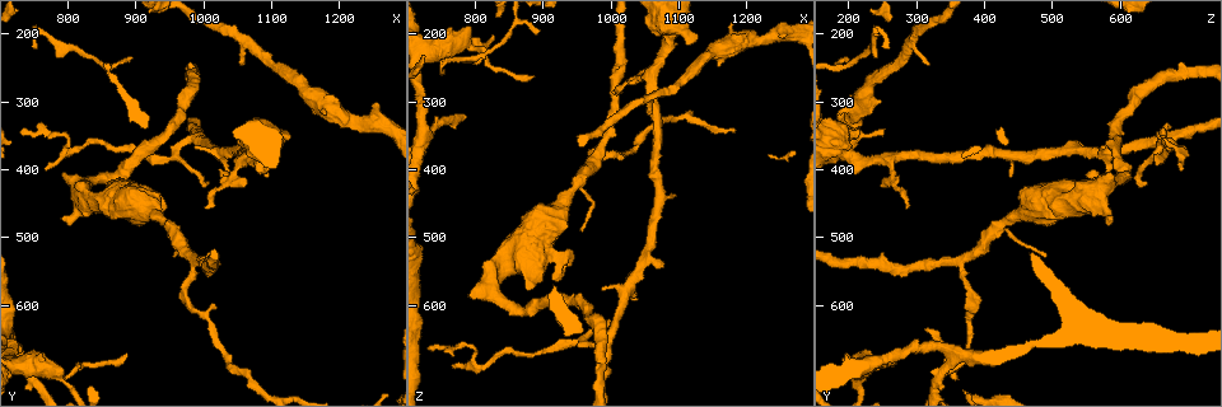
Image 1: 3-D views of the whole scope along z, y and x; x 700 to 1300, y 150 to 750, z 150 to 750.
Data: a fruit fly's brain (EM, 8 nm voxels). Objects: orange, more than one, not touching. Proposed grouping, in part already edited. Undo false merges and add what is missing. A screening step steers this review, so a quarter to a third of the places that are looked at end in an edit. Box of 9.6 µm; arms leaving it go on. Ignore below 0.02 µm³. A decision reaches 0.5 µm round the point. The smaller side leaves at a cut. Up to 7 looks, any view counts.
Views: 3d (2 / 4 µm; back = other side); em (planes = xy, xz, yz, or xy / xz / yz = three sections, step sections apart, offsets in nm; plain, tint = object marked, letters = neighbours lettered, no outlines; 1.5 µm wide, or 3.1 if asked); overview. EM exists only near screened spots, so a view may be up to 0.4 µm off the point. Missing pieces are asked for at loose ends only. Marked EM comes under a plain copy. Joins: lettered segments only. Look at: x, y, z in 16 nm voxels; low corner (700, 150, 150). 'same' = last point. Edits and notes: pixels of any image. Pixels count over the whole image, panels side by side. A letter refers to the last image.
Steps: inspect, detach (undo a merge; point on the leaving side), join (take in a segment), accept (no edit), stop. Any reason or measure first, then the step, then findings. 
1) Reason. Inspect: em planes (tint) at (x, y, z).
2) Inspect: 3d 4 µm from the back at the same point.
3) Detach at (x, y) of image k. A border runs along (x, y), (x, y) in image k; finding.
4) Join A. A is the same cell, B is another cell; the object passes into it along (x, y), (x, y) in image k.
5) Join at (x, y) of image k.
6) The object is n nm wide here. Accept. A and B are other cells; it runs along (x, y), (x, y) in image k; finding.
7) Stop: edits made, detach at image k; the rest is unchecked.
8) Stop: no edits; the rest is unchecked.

Abrupt turn. Inspect: 3d 4 µm at (980, 535, 365).

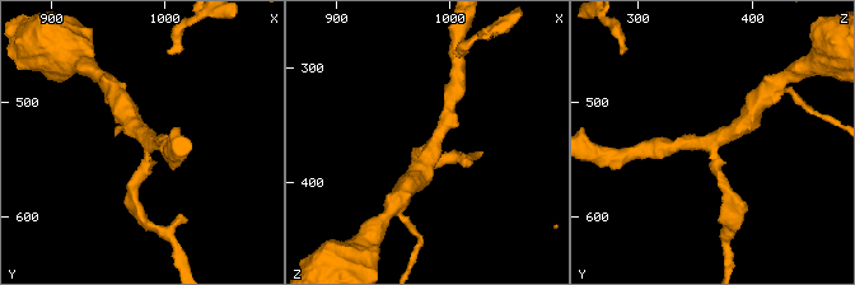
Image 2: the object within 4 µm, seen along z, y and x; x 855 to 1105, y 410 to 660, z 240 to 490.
3 arms meet here; the arms are 180, 220, 300 nm wide. Inspect: em yz step 8 (tint) at (984, 536, 368).

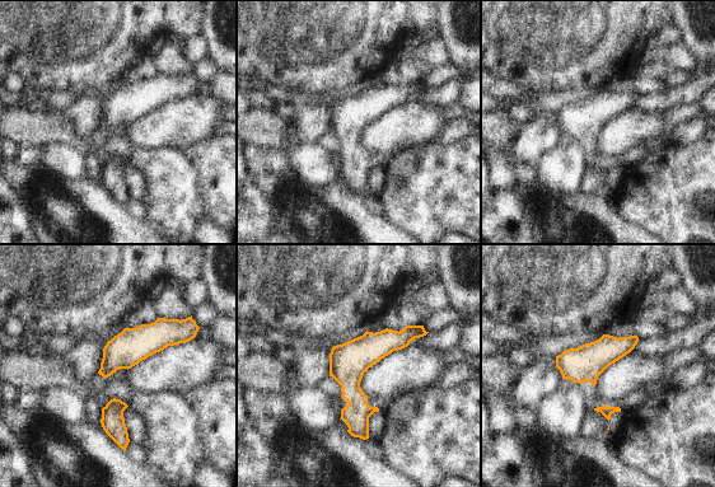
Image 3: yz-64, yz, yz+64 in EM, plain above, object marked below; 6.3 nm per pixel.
Inspect: em planes (letters) at the same point.

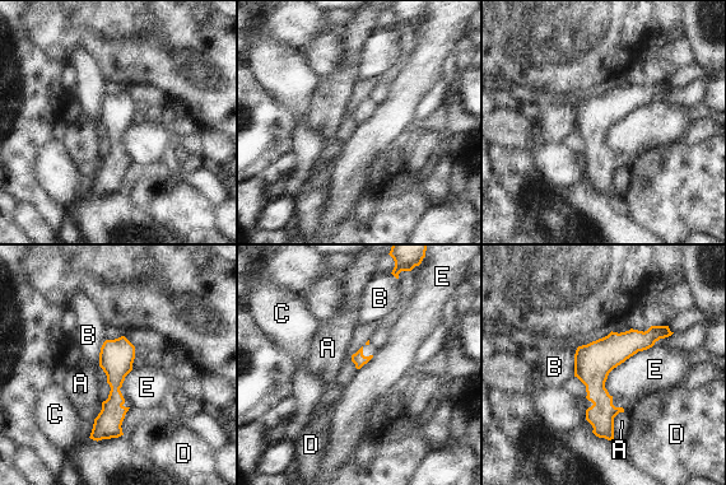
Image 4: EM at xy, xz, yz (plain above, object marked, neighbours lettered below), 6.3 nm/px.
The object is 90 nm wide here. Accept. A, B, C, D and E are other cells; a border runs along (652, 345), (609, 373), (610, 396) in image 4; one cell here.

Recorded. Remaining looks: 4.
Free end. Inspect: em xy step 4 (tint) at (1055, 245, 320).

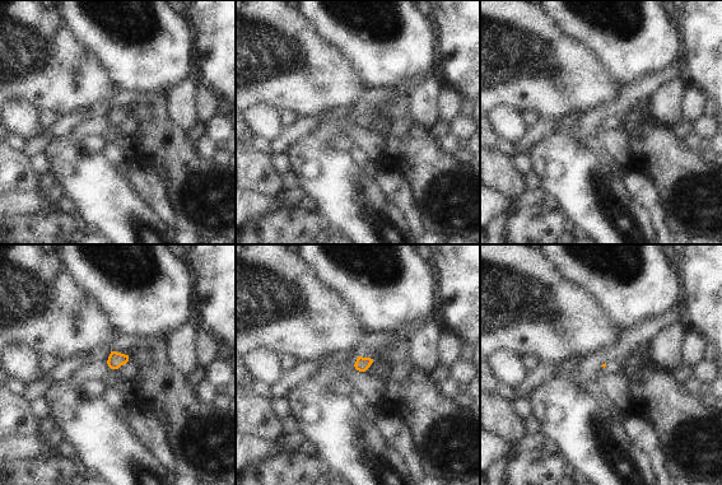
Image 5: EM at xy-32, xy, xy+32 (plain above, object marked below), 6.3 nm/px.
Another direction. Inspect: em planes (letters) at the same point.

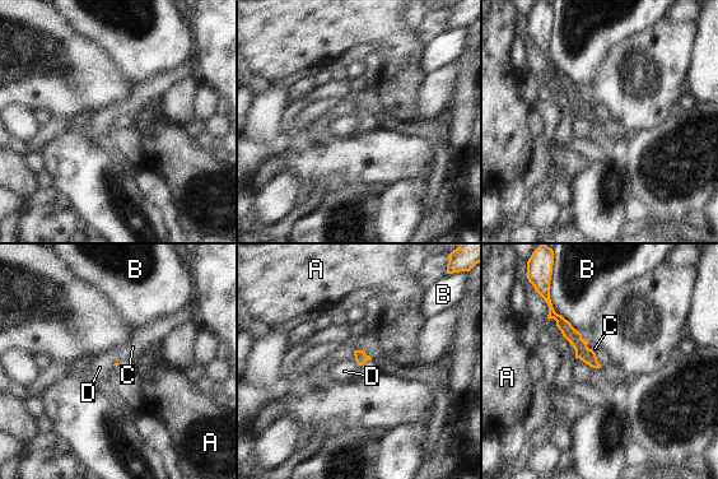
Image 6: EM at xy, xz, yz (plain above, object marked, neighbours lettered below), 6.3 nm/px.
Accept. A, B, C and D are other cells; a border runs along (595, 353), (601, 367) in image 6; none of them fits.

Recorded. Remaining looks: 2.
Tapers out. Inspect: em planes (letters) at (765, 400, 695).

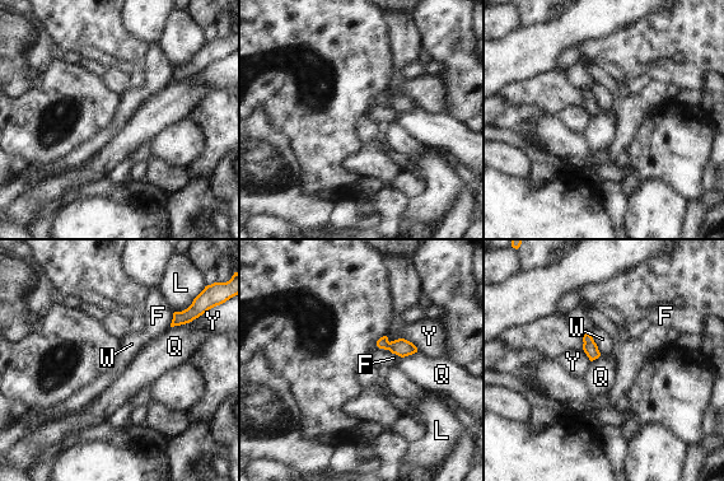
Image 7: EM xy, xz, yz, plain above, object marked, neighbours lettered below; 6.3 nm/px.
Accept. F, L, Q, W and Y are other cells; none of them fits.

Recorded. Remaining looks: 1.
Stop: no edits; the rest is unchecked.

